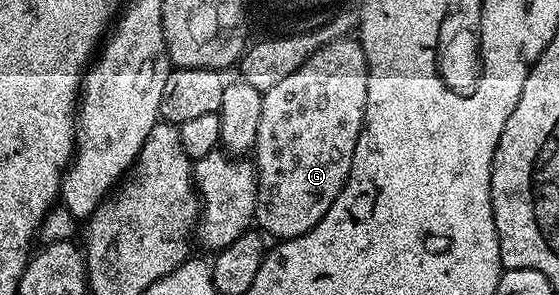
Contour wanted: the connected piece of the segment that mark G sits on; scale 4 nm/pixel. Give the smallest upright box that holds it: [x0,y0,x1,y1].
[255,38,367,241]

